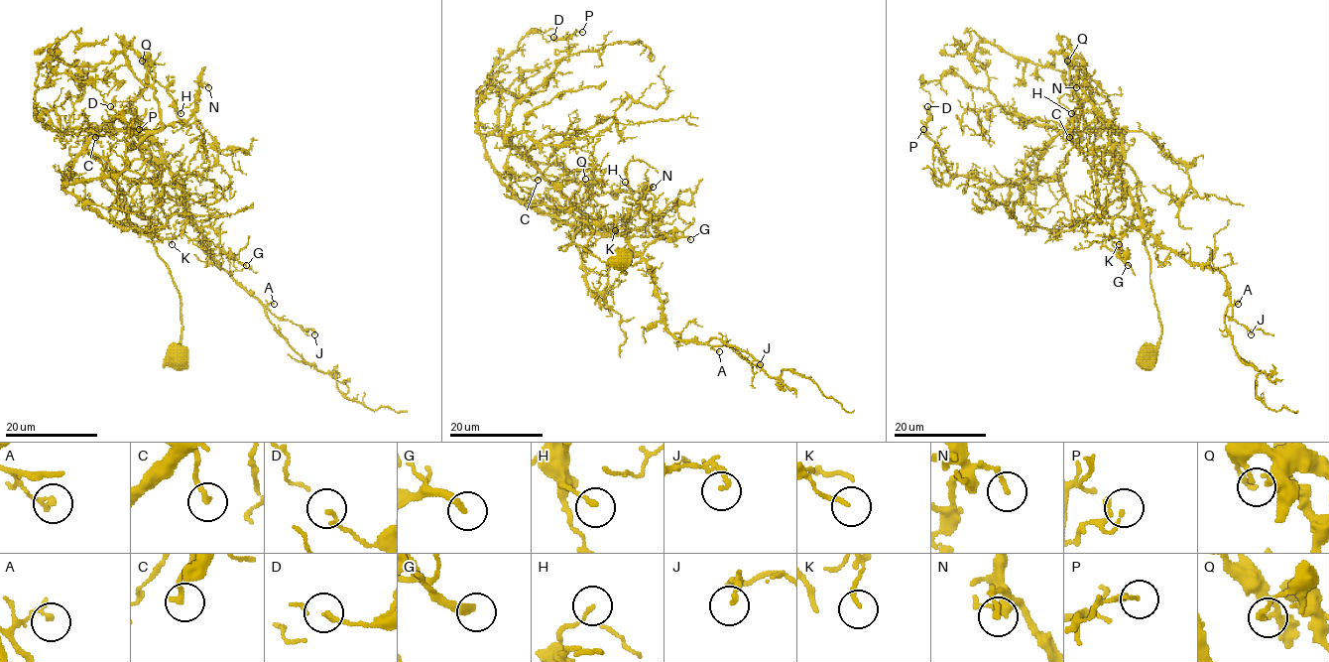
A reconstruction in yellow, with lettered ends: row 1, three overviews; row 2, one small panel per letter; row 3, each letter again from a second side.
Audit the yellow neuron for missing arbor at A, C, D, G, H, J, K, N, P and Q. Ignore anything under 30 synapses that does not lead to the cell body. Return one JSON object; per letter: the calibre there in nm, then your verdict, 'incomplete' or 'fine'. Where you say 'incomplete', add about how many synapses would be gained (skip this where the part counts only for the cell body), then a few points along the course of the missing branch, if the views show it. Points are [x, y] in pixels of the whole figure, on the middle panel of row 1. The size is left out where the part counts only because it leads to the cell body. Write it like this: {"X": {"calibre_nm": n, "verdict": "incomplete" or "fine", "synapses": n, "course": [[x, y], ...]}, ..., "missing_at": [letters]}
{"A": {"calibre_nm": 200, "verdict": "fine"}, "C": {"calibre_nm": 200, "verdict": "fine"}, "D": {"calibre_nm": 110, "verdict": "fine"}, "G": {"calibre_nm": 280, "verdict": "incomplete", "synapses": 45, "course": [[690, 239], [683, 281], [678, 284], [679, 294]]}, "H": {"calibre_nm": 140, "verdict": "fine"}, "J": {"calibre_nm": 170, "verdict": "fine"}, "K": {"calibre_nm": 140, "verdict": "fine"}, "N": {"calibre_nm": 170, "verdict": "fine"}, "P": {"calibre_nm": 120, "verdict": "fine"}, "Q": {"calibre_nm": 180, "verdict": "fine"}, "missing_at": ["G"]}

